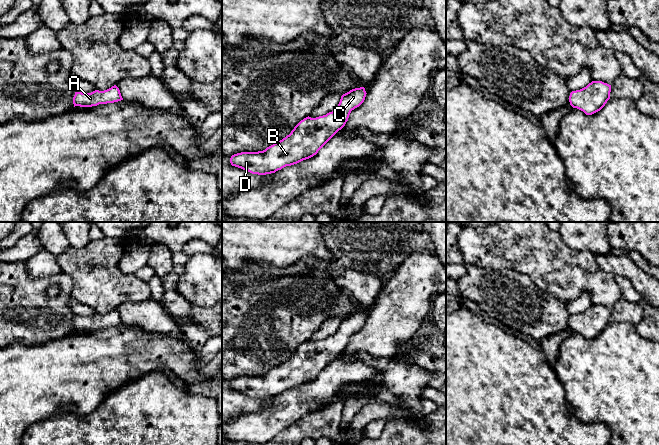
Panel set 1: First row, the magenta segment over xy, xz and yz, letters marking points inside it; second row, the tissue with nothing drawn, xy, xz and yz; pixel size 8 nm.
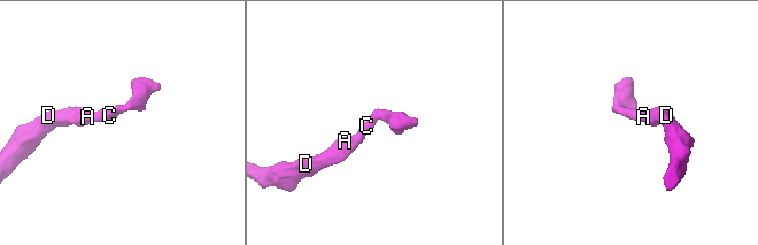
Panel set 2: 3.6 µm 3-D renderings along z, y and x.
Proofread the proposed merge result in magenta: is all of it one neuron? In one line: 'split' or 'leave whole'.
leave whole

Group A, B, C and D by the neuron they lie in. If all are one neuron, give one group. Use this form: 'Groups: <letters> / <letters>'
Groups: A B C D

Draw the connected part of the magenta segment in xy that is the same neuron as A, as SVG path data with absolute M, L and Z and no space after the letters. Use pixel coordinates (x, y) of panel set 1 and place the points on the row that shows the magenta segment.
M114 85L111 88L91 93L75 92L73 104L80 107L92 107L99 104L114 103L123 100L119 88Z

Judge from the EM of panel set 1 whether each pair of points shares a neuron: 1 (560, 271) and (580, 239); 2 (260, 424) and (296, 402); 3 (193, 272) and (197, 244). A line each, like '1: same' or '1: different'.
1: different
2: same
3: different

